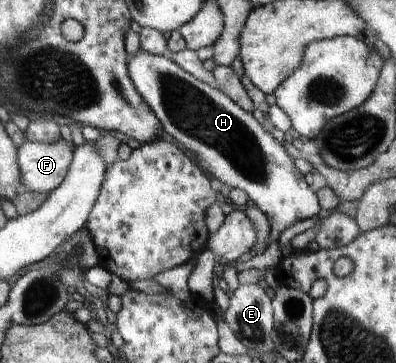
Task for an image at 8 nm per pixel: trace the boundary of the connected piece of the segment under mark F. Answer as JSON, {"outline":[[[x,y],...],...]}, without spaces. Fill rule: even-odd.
{"outline":[[[67,140],[52,143],[25,142],[19,149],[23,191],[50,194],[67,177],[74,161],[74,145]]]}

